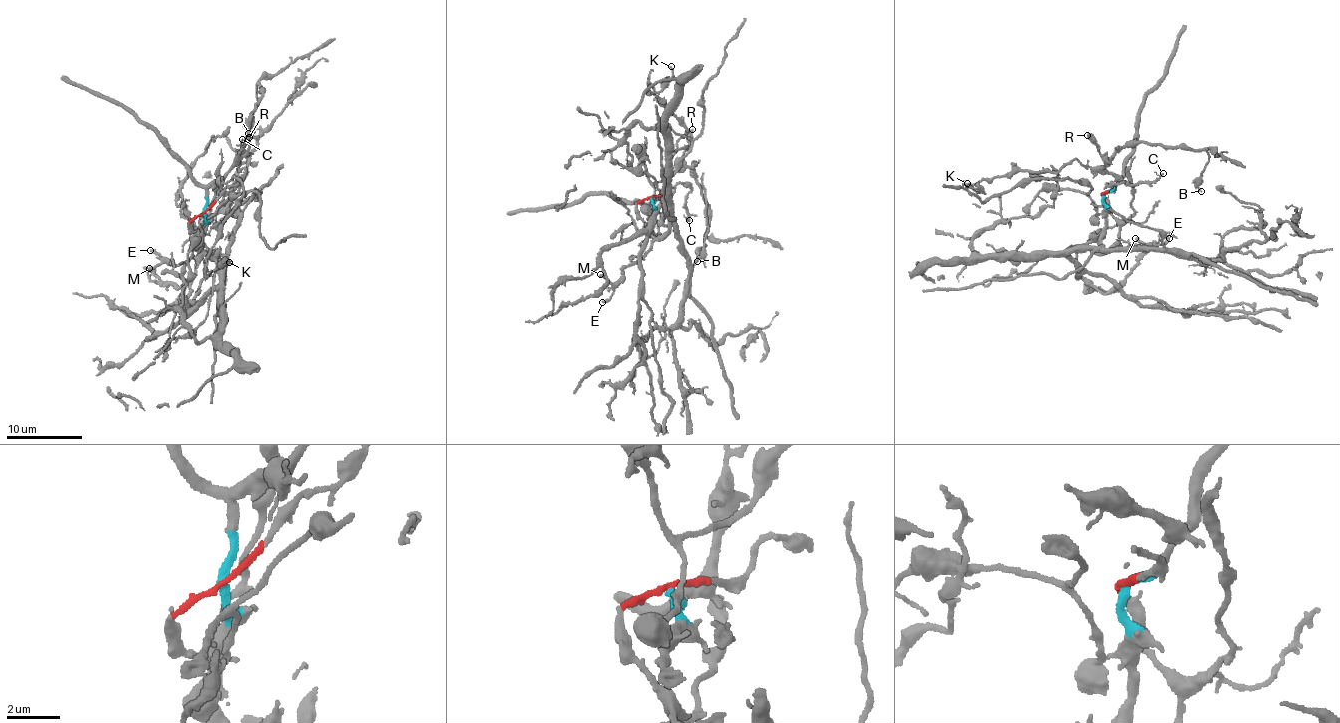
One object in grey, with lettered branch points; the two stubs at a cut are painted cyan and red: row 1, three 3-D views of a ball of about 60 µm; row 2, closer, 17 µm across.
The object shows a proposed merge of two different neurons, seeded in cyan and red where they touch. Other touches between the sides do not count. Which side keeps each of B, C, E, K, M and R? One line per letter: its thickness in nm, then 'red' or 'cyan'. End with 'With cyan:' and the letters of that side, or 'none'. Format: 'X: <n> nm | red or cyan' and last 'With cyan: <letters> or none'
B: 120 nm | cyan
C: 120 nm | red
E: 280 nm | red
K: 130 nm | cyan
M: 260 nm | red
R: 420 nm | cyan
With cyan: B, K, R

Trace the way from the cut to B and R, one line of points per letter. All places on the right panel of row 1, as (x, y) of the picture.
B: (1102, 193), (1116, 175), (1103, 169), (1105, 162), (1142, 142), (1205, 151), (1201, 191)
R: (1102, 193), (1116, 183), (1116, 175), (1103, 169), (1105, 156), (1100, 153), (1096, 139), (1087, 135)

